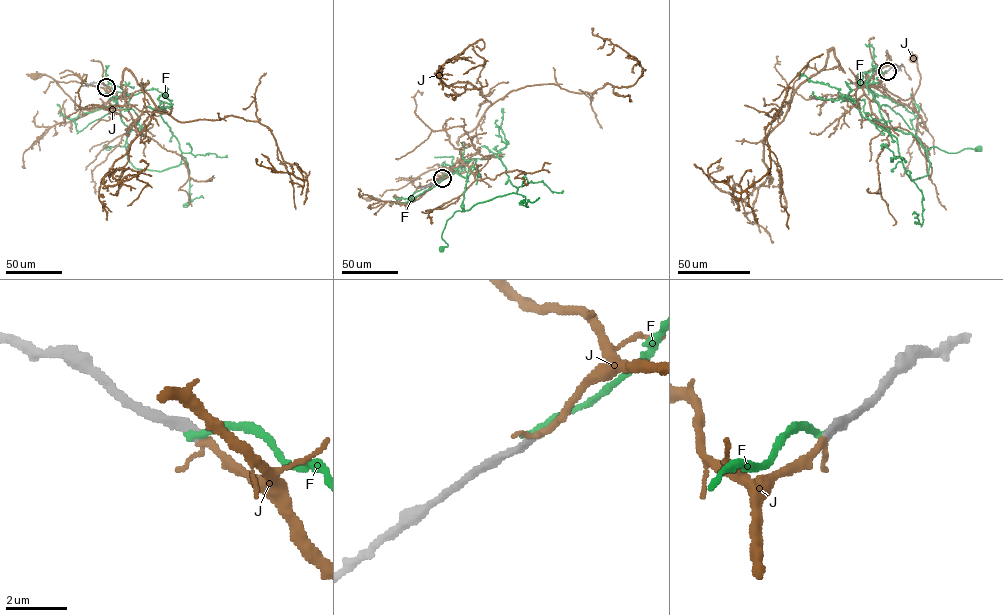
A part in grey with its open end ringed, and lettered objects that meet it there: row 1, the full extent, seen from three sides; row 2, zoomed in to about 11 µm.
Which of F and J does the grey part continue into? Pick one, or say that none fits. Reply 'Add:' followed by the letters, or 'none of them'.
Add: J

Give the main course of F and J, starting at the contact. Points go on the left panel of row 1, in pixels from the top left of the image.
F: (106, 86), (130, 97), (120, 109), (120, 117), (131, 130), (128, 147), (105, 147)
J: (107, 87), (116, 96), (86, 109), (78, 106), (51, 77), (33, 76)

